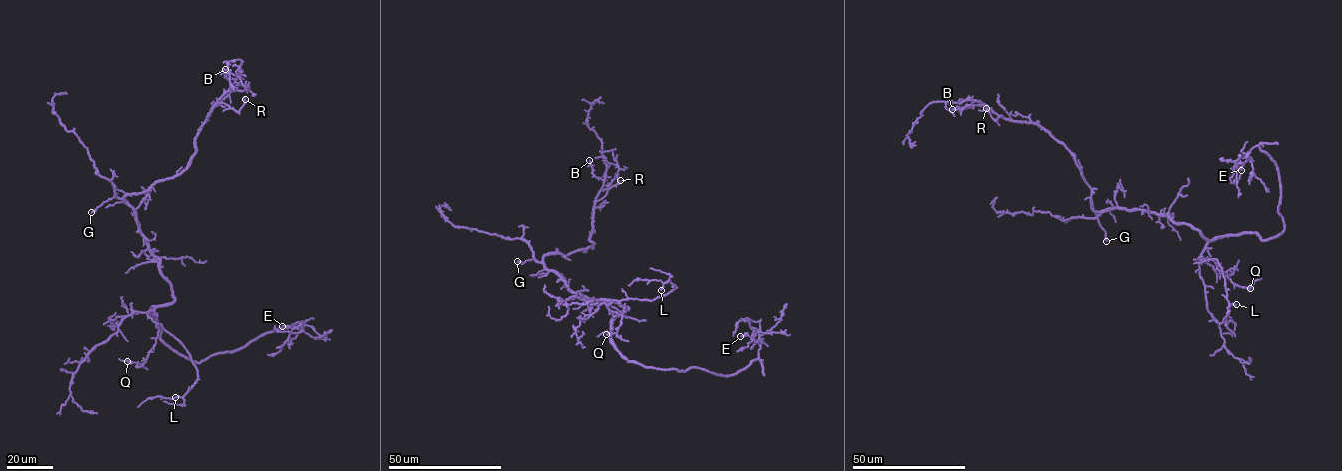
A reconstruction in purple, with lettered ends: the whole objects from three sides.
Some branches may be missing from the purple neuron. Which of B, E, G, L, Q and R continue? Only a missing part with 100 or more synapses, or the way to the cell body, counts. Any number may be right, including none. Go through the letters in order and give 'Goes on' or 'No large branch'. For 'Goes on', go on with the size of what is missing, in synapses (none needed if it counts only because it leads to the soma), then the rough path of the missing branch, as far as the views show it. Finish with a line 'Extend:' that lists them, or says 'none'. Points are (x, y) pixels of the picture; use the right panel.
B: No large branch
E: No large branch
G: No large branch
L: No large branch
Q: No large branch
R: No large branch
Extend: none

